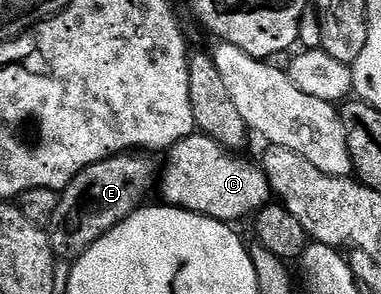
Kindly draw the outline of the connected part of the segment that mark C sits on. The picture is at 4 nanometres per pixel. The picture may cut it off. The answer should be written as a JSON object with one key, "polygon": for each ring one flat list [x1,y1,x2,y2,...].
{"polygon":[[196,130,189,138,178,140,171,149,167,165,162,165,161,175,157,180,158,195,163,195,162,203,172,208,183,208,186,212,196,212,202,216,208,216,214,220,219,220,222,224,234,225,235,220,243,220,254,217,256,212,260,212,265,205,272,203,273,193,267,175,263,173,262,167,258,163,250,164,247,160,242,160,239,154,232,154,228,149,220,146,213,138,203,135]]}

